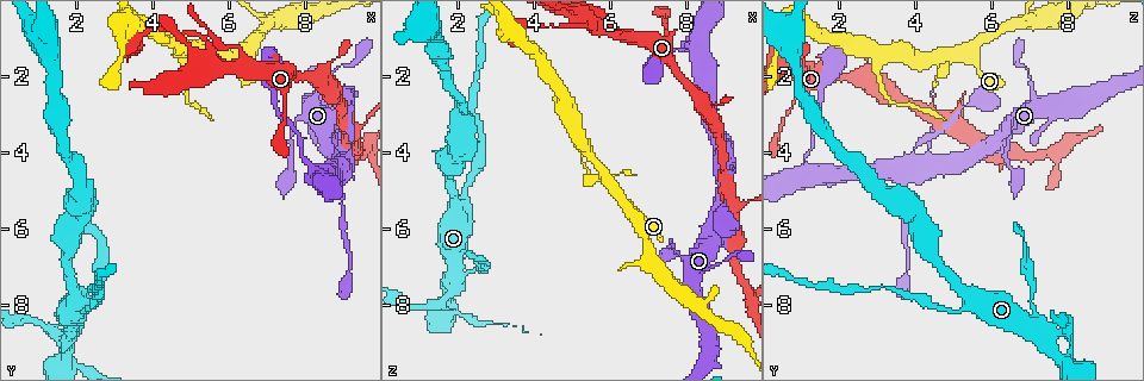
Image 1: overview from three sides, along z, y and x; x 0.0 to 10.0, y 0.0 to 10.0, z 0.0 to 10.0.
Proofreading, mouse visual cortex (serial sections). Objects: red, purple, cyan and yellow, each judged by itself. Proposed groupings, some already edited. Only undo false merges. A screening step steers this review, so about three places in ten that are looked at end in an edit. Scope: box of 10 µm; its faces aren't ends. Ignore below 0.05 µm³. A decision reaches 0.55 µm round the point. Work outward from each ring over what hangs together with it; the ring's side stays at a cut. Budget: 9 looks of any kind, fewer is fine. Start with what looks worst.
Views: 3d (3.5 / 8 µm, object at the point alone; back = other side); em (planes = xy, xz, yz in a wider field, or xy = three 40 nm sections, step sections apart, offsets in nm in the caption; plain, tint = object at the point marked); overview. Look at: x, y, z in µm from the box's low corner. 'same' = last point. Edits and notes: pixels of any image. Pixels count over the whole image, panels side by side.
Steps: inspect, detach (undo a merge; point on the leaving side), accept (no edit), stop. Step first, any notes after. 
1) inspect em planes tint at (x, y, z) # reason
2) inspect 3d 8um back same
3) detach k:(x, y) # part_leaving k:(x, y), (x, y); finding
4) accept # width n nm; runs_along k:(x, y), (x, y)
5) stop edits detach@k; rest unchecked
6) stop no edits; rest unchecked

inspect 3d 8um at (6.40, 1.75, 1.00) # side arm on a straight run

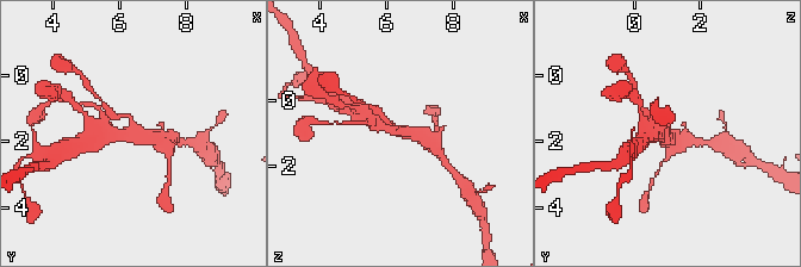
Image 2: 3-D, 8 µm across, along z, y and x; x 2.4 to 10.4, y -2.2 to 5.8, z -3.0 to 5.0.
inspect em planes tint same # arms 3; arm_widths 150, 350, 500 nm

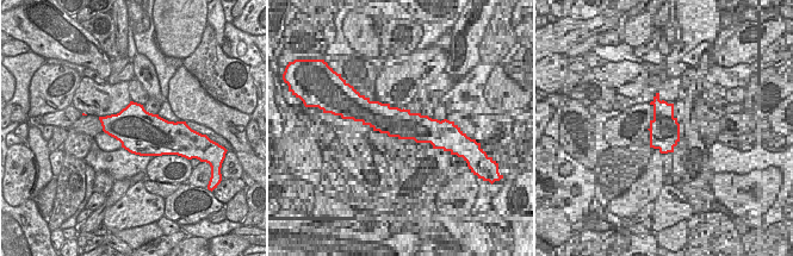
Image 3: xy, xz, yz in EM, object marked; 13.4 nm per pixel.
accept # runs_along 2:(433, 142), (370, 118); all the same cell

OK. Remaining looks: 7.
inspect 3d 3.5um at (1.95, 7.70, 5.40) # thick turns thin

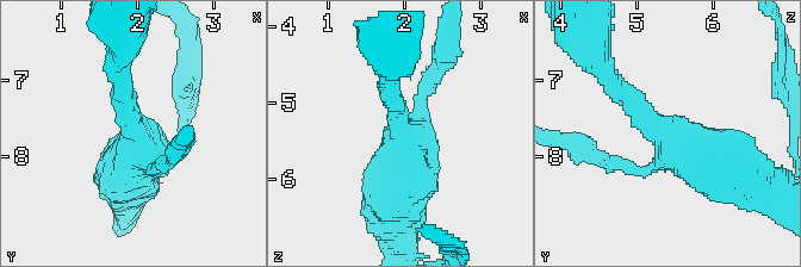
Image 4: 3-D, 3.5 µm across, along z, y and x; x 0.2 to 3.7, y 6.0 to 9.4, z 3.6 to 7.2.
inspect em xy step 3 plain at (1.90, 7.70, 5.35)

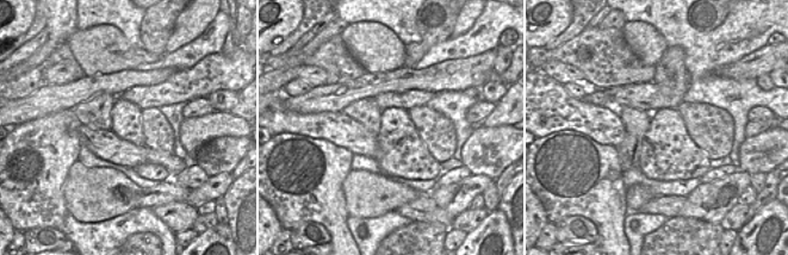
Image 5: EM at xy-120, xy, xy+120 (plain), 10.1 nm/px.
inspect em xy step 3 tint same # where the object lies

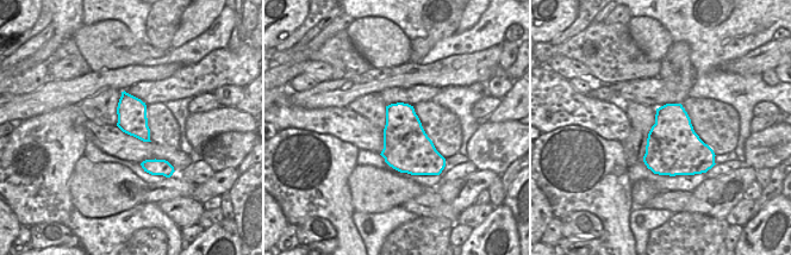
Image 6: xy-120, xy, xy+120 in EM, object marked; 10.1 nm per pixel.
accept # runs_along 4:(733, 166), (684, 151), (626, 93); all the same cell

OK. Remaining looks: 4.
inspect 3d 3.5um at (2.35, 8.05, 7.20) # abrupt turn

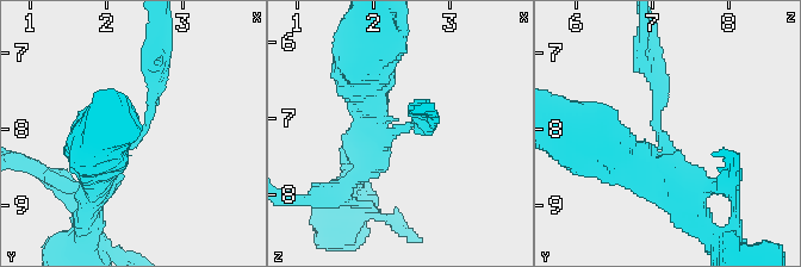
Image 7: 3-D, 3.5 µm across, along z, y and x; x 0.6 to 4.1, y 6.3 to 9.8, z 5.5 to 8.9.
inspect em xy step 5 tint at (2.40, 8.05, 7.15) # arm_widths 150, 450 nm

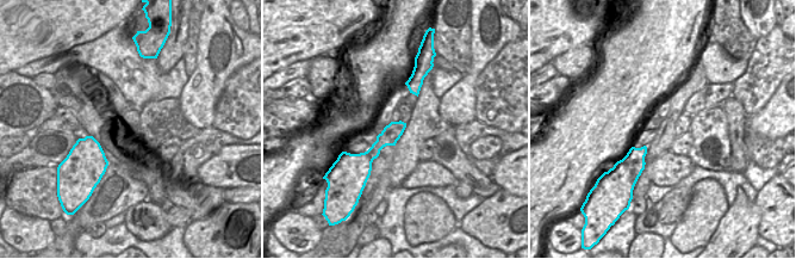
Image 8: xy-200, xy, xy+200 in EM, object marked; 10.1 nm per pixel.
accept # runs_along 7:(98, 161), (146, 129), (157, 70); continuous, no second cell

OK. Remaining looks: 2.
inspect em xy step 2 tint at (6.45, 1.40, 5.35) # three arms meet

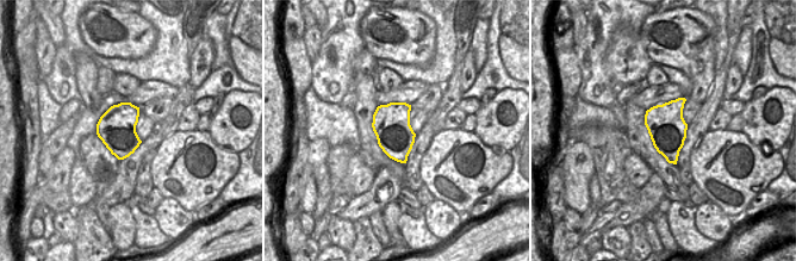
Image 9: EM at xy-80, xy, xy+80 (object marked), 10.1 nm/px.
inspect 3d 3.5um same # see where the arms go

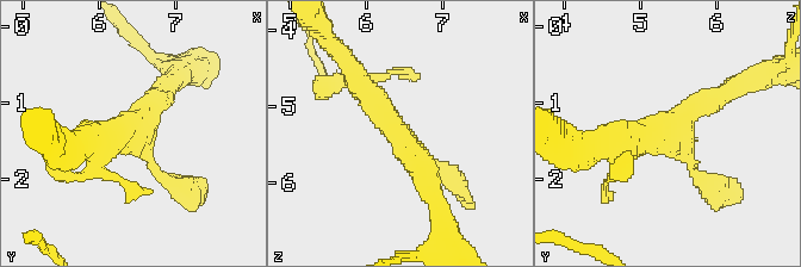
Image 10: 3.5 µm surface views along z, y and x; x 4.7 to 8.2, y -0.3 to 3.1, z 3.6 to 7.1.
accept # arm_widths 150, 300, 350 nm; runs_along 10:(445, 175), (411, 150), (353, 74); all the same cell

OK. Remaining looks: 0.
stop no edits; rest unchecked

